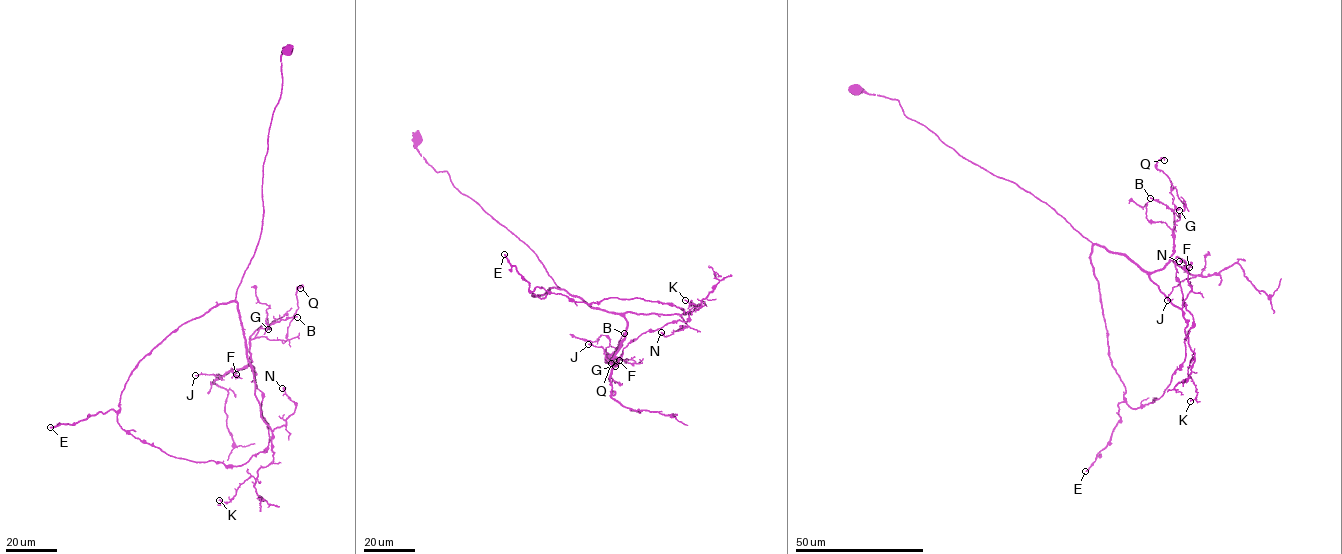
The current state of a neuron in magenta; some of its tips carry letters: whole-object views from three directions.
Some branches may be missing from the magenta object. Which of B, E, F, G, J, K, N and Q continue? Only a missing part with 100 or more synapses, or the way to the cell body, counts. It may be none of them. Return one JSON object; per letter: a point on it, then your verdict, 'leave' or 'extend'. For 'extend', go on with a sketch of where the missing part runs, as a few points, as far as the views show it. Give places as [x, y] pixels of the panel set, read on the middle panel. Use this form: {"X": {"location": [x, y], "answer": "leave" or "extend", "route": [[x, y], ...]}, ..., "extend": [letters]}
{"B": {"location": [624, 333], "answer": "leave"}, "E": {"location": [504, 254], "answer": "extend", "route": [[504, 254], [462, 225], [413, 214], [377, 235], [379, 254], [370, 277], [366, 261]]}, "F": {"location": [619, 360], "answer": "leave"}, "G": {"location": [615, 366], "answer": "leave"}, "J": {"location": [588, 344], "answer": "leave"}, "K": {"location": [685, 300], "answer": "leave"}, "N": {"location": [661, 332], "answer": "leave"}, "Q": {"location": [611, 363], "answer": "leave"}, "extend": ["E"]}

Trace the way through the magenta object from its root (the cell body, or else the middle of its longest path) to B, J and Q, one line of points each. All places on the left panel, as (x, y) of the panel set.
B: (287, 50), (280, 58), (282, 88), (262, 166), (261, 231), (235, 292), (252, 370), (250, 335), (297, 317)
J: (287, 50), (262, 166), (261, 231), (235, 292), (254, 370), (195, 375)
Q: (287, 50), (262, 166), (261, 231), (235, 292), (253, 371), (250, 341), (287, 339), (300, 288)

